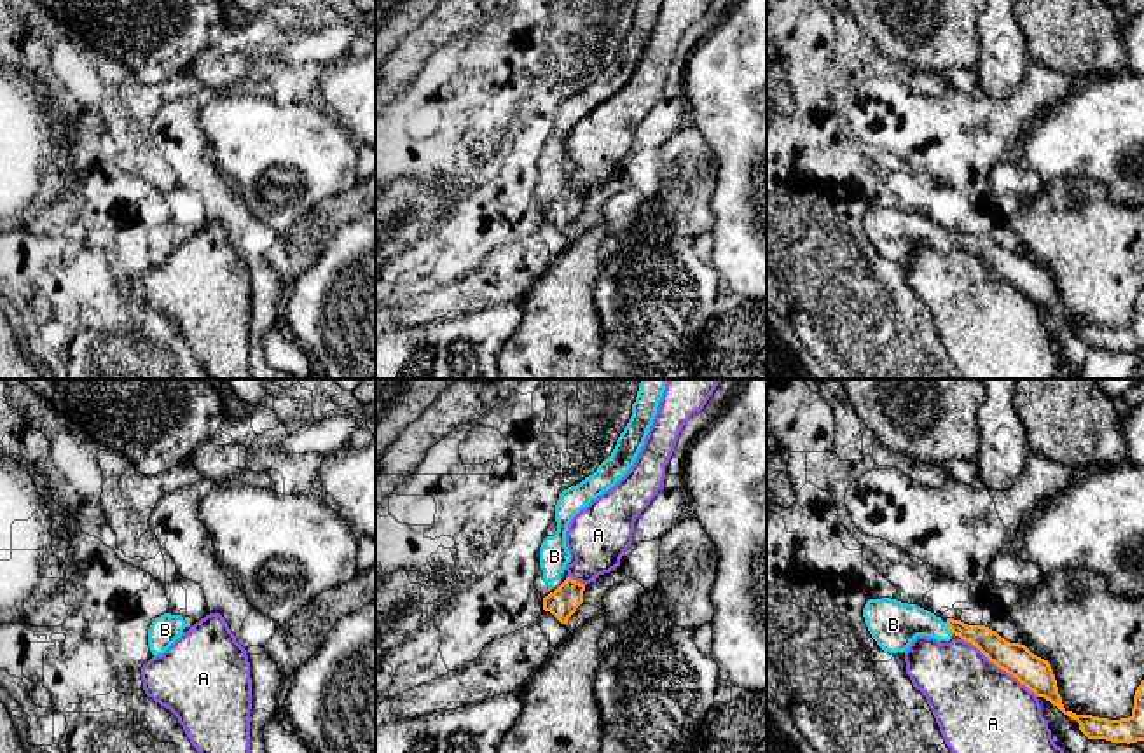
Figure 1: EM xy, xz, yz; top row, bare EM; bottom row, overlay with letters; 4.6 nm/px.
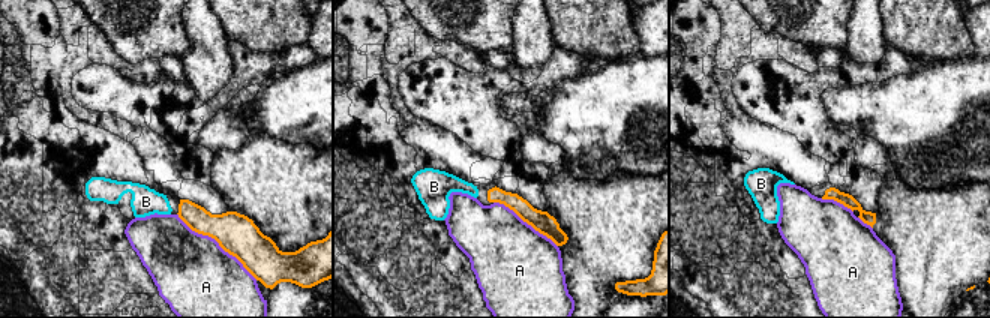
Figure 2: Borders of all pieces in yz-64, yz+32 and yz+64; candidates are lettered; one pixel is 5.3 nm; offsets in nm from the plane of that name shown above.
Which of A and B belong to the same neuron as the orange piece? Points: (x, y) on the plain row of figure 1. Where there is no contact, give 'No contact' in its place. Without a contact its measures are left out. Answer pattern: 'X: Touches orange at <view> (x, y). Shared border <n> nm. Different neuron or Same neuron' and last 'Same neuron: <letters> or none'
A: Touches orange at yz (999, 276). Shared border 440 nm. Different neuron
B: Touches orange at yz (949, 236). Shared border 70 nm. Same neuron
Same neuron: B

